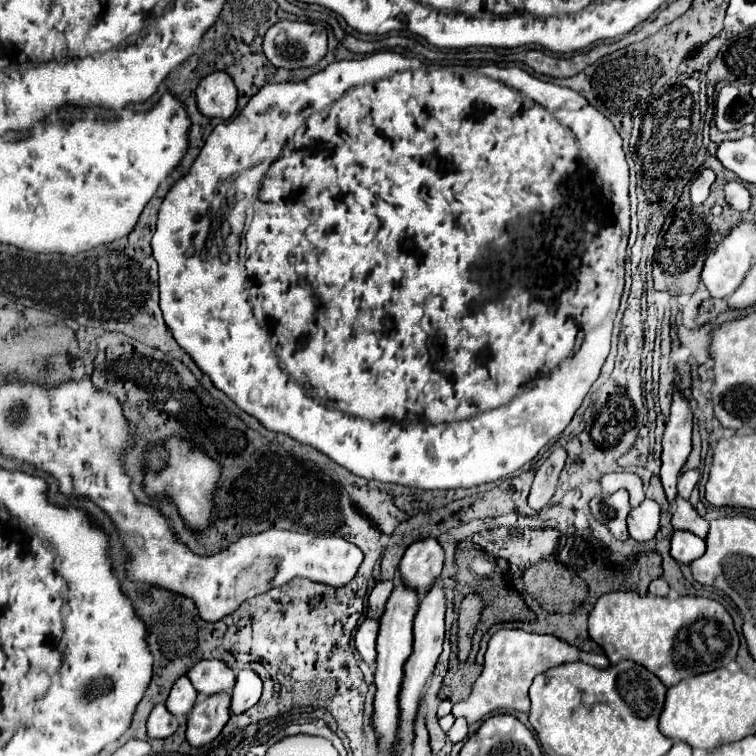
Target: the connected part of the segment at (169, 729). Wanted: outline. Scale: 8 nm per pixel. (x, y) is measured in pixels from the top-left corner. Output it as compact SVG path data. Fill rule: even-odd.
M157 704L147 720L147 734L149 738L169 738L175 734L179 728L179 722L171 712L167 710L165 704Z

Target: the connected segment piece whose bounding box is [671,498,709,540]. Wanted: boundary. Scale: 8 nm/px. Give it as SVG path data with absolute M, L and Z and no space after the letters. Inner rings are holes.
M677 498L675 504L673 504L673 518L671 518L671 526L675 530L687 530L699 538L707 538L707 530L709 530L709 522L703 520L695 510L693 506L683 500L683 498Z

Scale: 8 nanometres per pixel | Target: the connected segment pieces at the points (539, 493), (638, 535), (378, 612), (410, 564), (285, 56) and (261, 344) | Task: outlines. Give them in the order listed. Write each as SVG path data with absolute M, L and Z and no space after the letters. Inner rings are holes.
M555 448L549 458L541 464L541 468L535 474L533 480L533 488L529 494L529 506L533 510L543 510L547 506L547 502L551 500L555 486L557 486L557 476L565 466L565 450L563 448Z
M649 498L643 500L637 508L629 512L627 518L631 538L637 542L649 542L659 530L659 516L661 516L659 504Z
M381 580L381 582L373 588L373 592L369 594L369 602L367 602L367 604L369 604L369 608L367 608L367 618L371 618L371 620L381 620L393 588L395 588L395 584L393 584L391 580Z
M427 538L411 544L399 564L403 584L415 588L419 596L427 594L443 570L443 548L437 540Z
M281 20L271 26L263 40L263 52L275 68L309 68L323 60L327 54L327 30L321 24Z
M380 50L377 51L377 54L371 54L371 56L367 56L367 58L361 58L361 60L343 60L343 62L335 62L335 64L329 64L325 70L321 70L321 72L317 72L317 74L313 74L313 76L309 76L307 80L303 80L303 82L285 82L285 84L269 84L267 88L265 88L265 92L261 94L255 94L253 96L253 100L249 100L249 104L245 106L245 108L239 113L239 116L235 116L233 120L229 120L229 122L223 122L223 124L219 124L213 132L211 132L211 136L207 138L207 148L203 146L201 148L201 152L199 152L199 156L197 156L197 160L193 162L193 166L195 166L195 170L189 170L189 174L185 174L181 180L177 180L173 186L171 186L171 190L167 192L167 196L163 198L163 204L167 204L167 206L163 206L161 204L161 208L159 208L159 220L157 220L157 232L155 232L155 236L153 236L153 256L155 256L155 260L157 260L157 264L159 264L159 288L161 288L161 310L163 310L163 318L165 318L165 324L169 326L169 330L173 332L173 338L179 342L179 346L195 360L195 364L205 372L205 374L209 374L209 378L213 380L213 384L219 388L219 390L223 390L243 412L247 412L247 414L251 414L251 416L255 416L267 430L271 430L271 432L281 432L281 434L287 434L287 436L291 436L291 438L295 438L297 442L301 442L301 444L309 444L309 446L313 446L313 448L317 448L319 452L323 452L325 456L329 456L331 460L335 460L339 466L343 466L343 468L347 468L349 472L353 472L353 474L357 474L357 476L363 476L363 478L367 478L367 480L379 480L379 482L395 482L395 484L403 484L403 486L413 486L413 488L423 488L423 490L449 490L449 488L471 488L471 486L479 486L479 484L485 484L485 482L495 482L495 480L499 480L499 478L505 478L505 476L509 476L509 474L513 474L515 470L519 470L523 464L527 464L527 462L531 462L537 454L539 454L539 450L549 442L549 440L553 440L553 438L557 438L563 430L565 430L565 426L571 422L571 418L575 416L575 412L579 410L579 406L583 404L583 400L585 400L585 396L587 396L587 392L591 390L591 386L593 386L593 382L599 378L599 370L601 370L601 366L603 366L603 362L606 361L607 354L609 354L609 344L611 344L611 322L603 322L601 326L597 326L599 322L601 322L601 318L605 318L613 308L619 308L619 298L621 298L621 294L623 294L623 266L625 266L625 248L627 248L627 236L629 236L630 232L630 217L629 217L629 168L627 168L627 162L625 162L625 154L623 154L623 150L621 150L621 138L619 138L619 134L617 134L617 130L613 128L613 124L597 110L597 108L593 108L579 92L575 92L575 90L571 90L571 88L563 88L563 86L559 86L557 82L553 82L555 79L548 79L548 82L545 80L539 80L539 78L535 78L535 76L531 76L529 72L525 72L523 68L517 68L517 66L513 66L513 68L501 68L499 64L485 64L480 65L475 68L474 64L458 64L458 65L448 65L442 66L437 64L431 64L429 66L423 65L422 62L417 58L403 58L401 54L397 54L394 50ZM257 194L257 202L255 202L255 214L253 214L253 220L251 220L251 226L249 226L249 232L247 232L247 274L249 274L249 292L251 292L251 304L253 304L253 310L251 310L251 304L249 304L249 294L247 294L247 278L245 278L245 270L241 268L241 288L225 288L225 302L223 302L223 298L219 300L217 298L217 294L215 292L221 292L221 288L223 288L223 284L221 286L215 286L215 288L211 288L211 292L213 294L207 294L205 296L205 300L209 300L209 302L203 302L203 292L197 292L197 294L191 294L191 288L189 288L189 292L187 292L187 286L183 286L183 288L175 288L175 284L177 284L177 276L179 276L179 280L185 280L185 276L187 276L187 258L189 258L189 254L191 254L191 244L193 244L193 238L195 238L195 228L199 226L197 222L199 222L199 216L209 216L209 204L203 204L203 200L205 200L205 196L229 196L227 198L227 202L229 202L229 222L231 222L231 234L229 234L229 262L231 260L235 260L237 262L237 266L239 266L239 234L241 234L241 230L243 230L243 222L245 222L245 208L247 208L247 204L249 204L249 200L253 198ZM261 326L265 326L267 330L269 330L269 334L271 334L271 342L273 342L273 348L275 348L275 352L277 352L277 356L281 358L281 362L285 364L285 368L287 368L287 372L303 386L299 386L291 376L287 378L287 372L285 372L285 368L279 364L279 358L273 354L273 348L269 348L269 336L267 336L267 330L265 328L261 328ZM437 446L439 446L439 454L447 454L449 450L453 452L453 450L457 450L459 454L451 454L451 456L437 456L435 454L435 450L437 450Z

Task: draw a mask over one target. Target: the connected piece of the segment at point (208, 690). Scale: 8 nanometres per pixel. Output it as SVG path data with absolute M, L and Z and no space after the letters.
M217 658L197 662L187 672L187 676L201 696L211 696L217 692L231 692L235 684L235 672L231 670L231 666Z

